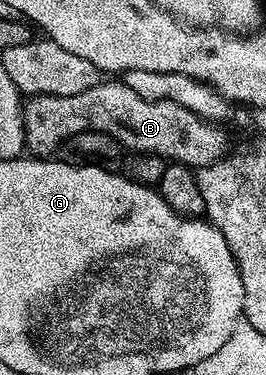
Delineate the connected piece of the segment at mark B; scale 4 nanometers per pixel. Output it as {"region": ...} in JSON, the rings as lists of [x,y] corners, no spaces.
{"region":[[[100,81],[91,89],[68,97],[34,95],[24,102],[23,131],[26,150],[37,157],[52,156],[69,137],[83,132],[105,132],[124,150],[156,155],[193,169],[207,167],[229,151],[225,130],[197,117],[192,110],[168,99],[149,100],[138,96],[125,81]]]}

